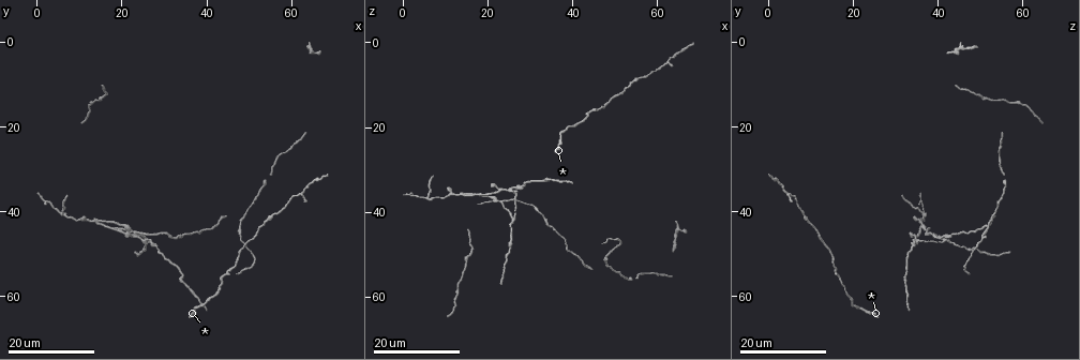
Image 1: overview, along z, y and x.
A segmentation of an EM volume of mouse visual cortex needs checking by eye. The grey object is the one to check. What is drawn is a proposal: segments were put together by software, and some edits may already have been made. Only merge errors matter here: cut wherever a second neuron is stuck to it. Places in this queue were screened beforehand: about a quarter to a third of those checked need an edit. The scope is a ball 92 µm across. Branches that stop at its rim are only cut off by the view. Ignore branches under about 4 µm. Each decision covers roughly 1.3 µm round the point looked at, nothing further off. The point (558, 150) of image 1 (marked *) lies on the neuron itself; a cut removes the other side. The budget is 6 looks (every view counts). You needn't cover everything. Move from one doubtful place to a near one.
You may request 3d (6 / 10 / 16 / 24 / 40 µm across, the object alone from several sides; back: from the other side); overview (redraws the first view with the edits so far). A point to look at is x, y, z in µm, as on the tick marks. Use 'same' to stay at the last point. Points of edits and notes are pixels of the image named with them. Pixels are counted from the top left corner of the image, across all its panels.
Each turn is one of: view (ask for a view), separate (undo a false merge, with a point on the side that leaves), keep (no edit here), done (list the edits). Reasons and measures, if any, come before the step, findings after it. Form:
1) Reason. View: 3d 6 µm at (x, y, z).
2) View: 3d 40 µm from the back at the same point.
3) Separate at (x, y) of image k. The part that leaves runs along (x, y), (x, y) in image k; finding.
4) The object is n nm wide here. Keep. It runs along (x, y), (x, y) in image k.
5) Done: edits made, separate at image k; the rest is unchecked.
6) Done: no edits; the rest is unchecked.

A fork. View: 3d 16 µm at (14.0, 42.5, 35.5).

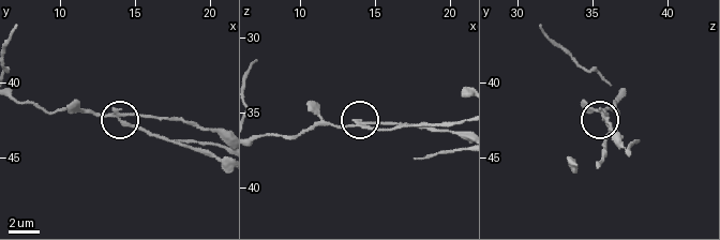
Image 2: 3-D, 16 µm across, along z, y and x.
View: 3d 6 µm at (14.2, 42.0, 35.6).

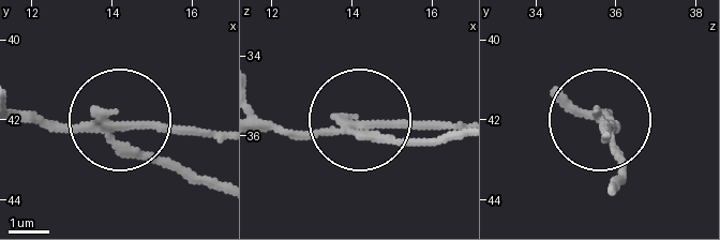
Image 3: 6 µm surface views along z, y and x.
Separate at (153, 158) of image 3. The part that leaves runs along (108, 129), (218, 180) in image 3; two neurons meet here.

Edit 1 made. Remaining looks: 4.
View: overview.

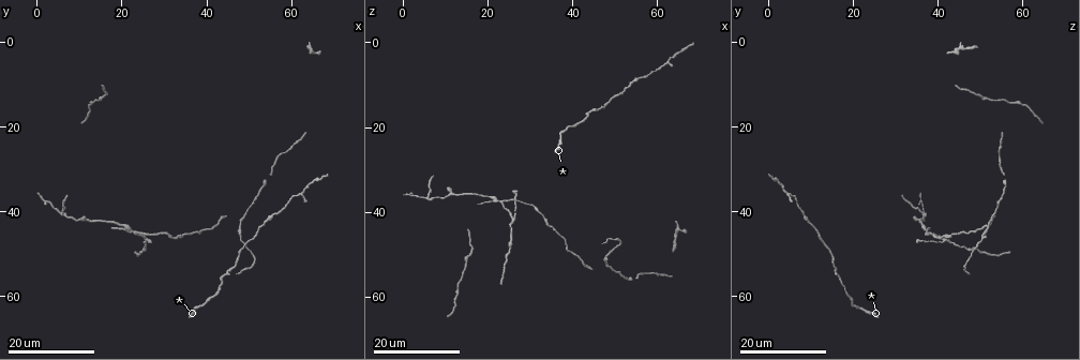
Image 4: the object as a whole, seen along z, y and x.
Three-way junction. View: 3d 16 µm at (25.5, 46.5, 42.0).

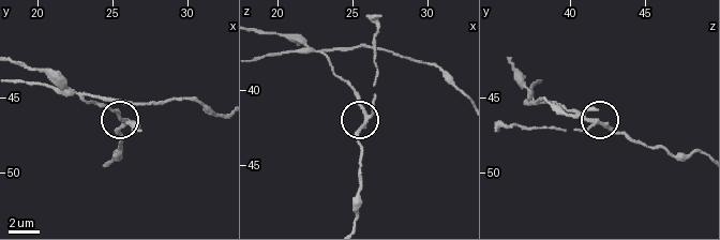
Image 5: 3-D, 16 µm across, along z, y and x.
Zoom in. View: 3d 10 µm at (26.0, 46.4, 42.0).

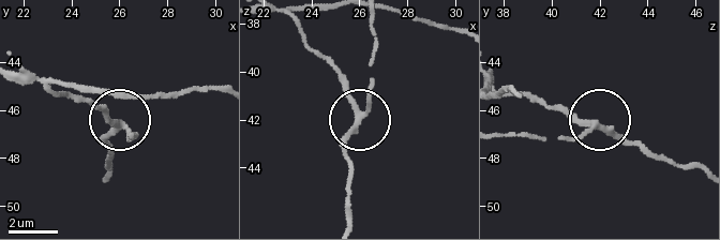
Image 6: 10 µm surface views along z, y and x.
The side arm is 18 µm long. Keep. One neuron here.

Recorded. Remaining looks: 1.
Done: edits made, separate at image 3; the rest is unchecked.

